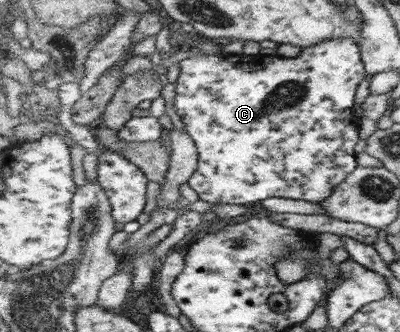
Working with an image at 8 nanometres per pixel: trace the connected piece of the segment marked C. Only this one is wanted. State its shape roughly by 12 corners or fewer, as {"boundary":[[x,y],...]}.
{"boundary":[[354,37],[178,61],[211,204],[357,170]]}

